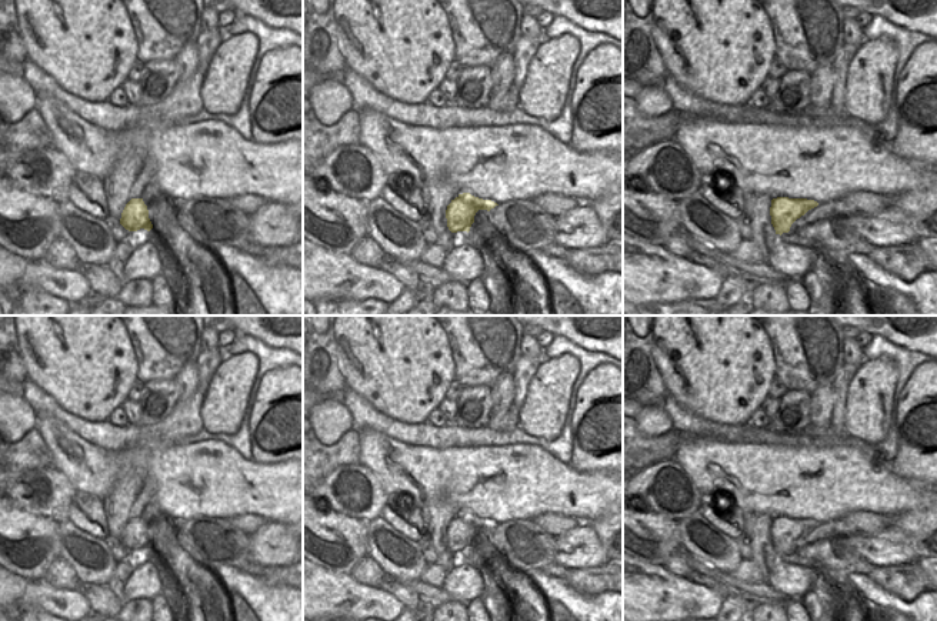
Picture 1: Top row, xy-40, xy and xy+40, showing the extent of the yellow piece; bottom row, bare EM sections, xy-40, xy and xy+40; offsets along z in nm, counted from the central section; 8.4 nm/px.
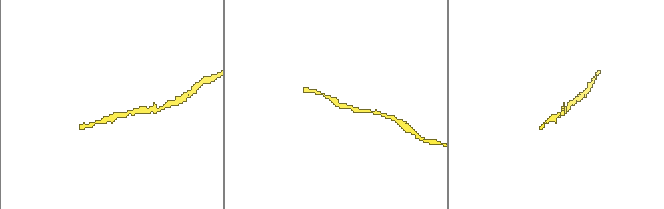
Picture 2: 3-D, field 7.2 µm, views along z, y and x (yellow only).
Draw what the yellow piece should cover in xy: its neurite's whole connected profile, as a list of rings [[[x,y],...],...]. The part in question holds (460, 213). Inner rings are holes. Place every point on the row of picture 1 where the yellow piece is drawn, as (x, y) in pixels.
[[[470,193],[459,194],[447,206],[446,218],[447,227],[451,233],[457,231],[470,231],[471,224],[474,223],[474,216],[478,210],[490,211],[498,206],[491,200],[483,200],[471,196]]]

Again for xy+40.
[[[777,197],[771,200],[770,216],[776,234],[788,233],[791,224],[818,203],[807,198]]]

